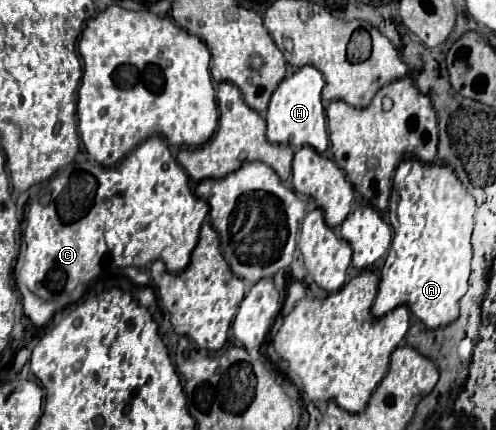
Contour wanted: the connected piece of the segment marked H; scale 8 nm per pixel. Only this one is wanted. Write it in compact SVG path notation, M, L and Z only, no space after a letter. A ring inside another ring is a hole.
M301 66L291 70L271 94L271 100L265 112L267 140L275 144L289 144L291 148L311 146L319 152L325 152L329 138L327 138L325 106L321 100L321 90L323 90L323 78L313 66Z

